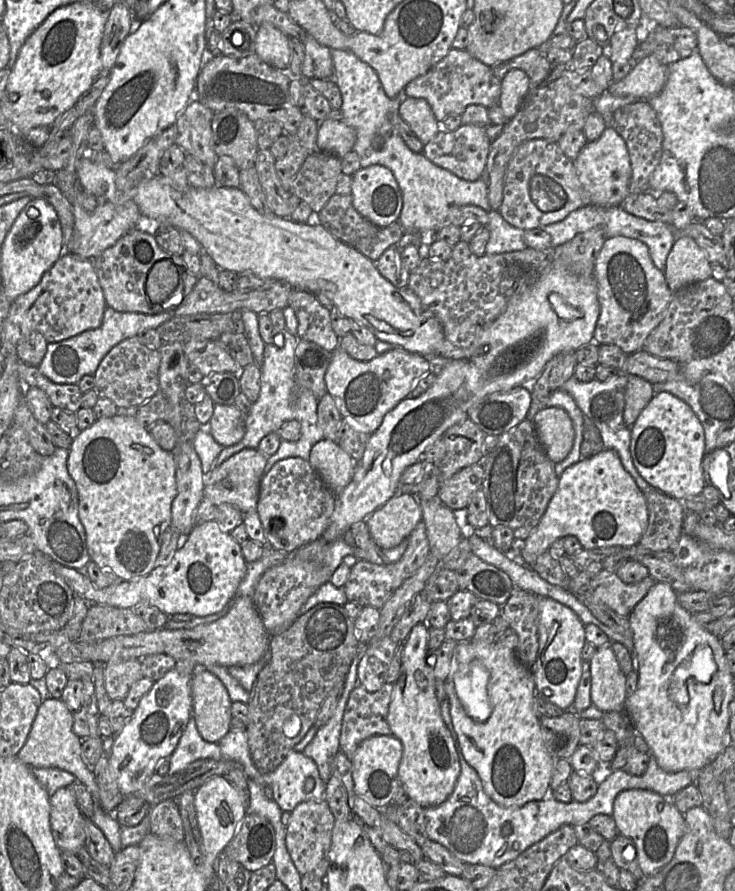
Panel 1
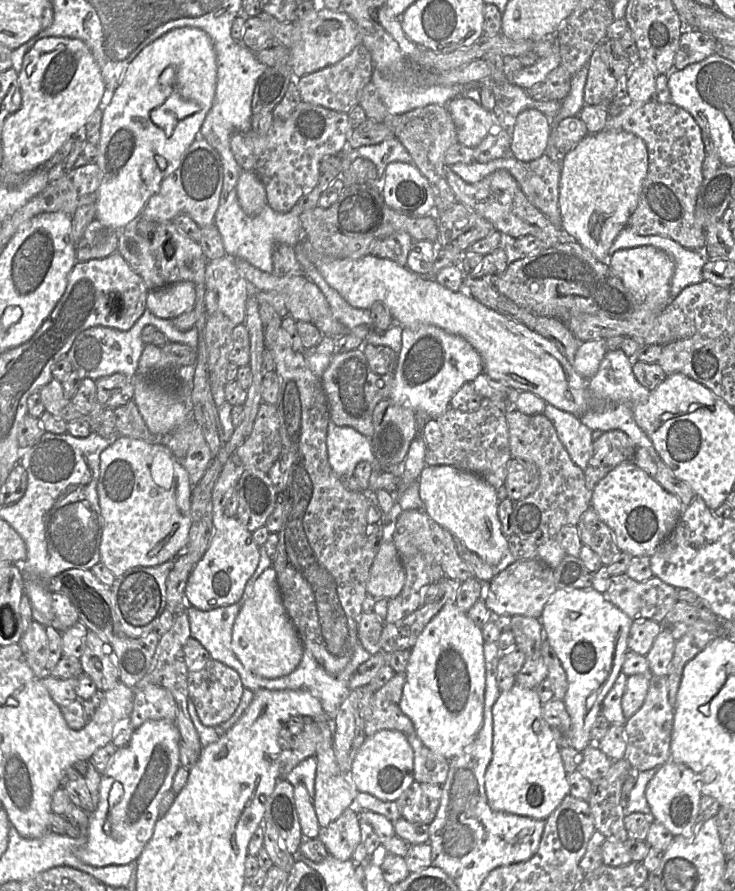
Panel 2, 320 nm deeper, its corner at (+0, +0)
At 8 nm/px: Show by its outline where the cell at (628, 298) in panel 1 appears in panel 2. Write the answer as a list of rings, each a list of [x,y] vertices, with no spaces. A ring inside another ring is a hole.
[[[654,246],[621,249],[611,256],[610,268],[624,286],[650,309],[662,311],[672,300],[670,290],[675,263],[664,251]]]

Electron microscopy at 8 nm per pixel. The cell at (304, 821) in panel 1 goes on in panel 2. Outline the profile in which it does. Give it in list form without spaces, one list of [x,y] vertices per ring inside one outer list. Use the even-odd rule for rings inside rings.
[[[350,807],[327,827],[321,827],[318,839],[325,845],[328,854],[336,859],[351,859],[357,845],[361,843],[358,809]]]

